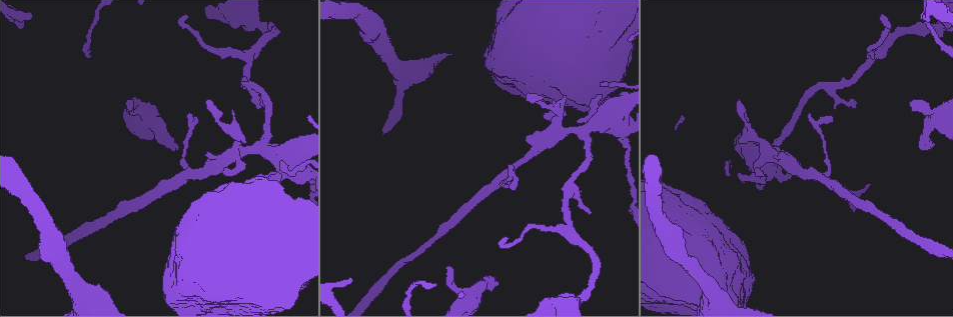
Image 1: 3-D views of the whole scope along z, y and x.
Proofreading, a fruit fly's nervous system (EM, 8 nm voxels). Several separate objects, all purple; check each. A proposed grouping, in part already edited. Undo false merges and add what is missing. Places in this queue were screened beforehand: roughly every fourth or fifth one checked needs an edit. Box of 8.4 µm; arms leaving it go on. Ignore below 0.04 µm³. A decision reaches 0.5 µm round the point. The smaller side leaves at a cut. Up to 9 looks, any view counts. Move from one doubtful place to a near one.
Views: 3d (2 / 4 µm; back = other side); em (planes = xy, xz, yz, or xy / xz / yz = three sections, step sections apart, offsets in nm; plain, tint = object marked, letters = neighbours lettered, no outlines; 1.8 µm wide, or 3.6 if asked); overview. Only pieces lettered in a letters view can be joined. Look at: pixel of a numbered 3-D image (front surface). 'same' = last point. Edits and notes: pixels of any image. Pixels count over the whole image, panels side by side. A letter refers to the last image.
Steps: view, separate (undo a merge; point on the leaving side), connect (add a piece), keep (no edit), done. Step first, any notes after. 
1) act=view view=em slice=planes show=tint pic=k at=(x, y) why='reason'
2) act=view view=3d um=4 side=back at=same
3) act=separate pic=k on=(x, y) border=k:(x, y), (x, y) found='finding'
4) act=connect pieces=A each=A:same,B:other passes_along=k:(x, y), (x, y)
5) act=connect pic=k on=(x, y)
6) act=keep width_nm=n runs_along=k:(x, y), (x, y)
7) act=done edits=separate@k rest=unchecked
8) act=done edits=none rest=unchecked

act=view view=3d um=4 pic=1 at=(178, 147) why='branch stops here'

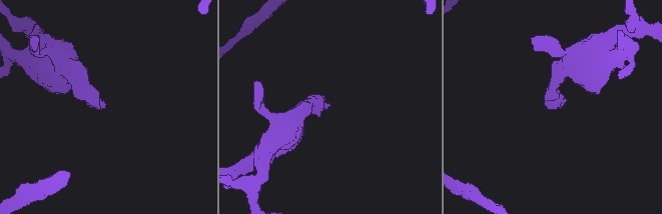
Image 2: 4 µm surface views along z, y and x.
act=view view=em slice=planes show=letters pic=2 at=(556, 107) why='shape alone is not enough'

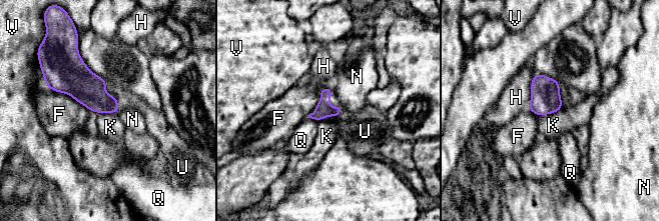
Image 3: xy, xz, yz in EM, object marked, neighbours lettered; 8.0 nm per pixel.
act=connect pieces=U width_nm=130 each=F:other,H:other,K:other,N:other,Q:other,U:same,V:other passes_along=3:(322, 109), (339, 113), (364, 131) found='it goes on there'

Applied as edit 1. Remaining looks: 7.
act=view view=overview

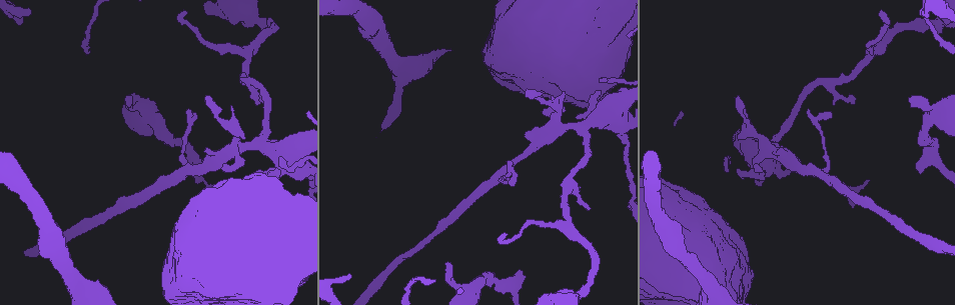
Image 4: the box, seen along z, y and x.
act=view view=3d um=2 pic=4 at=(856, 98) why='an open end'

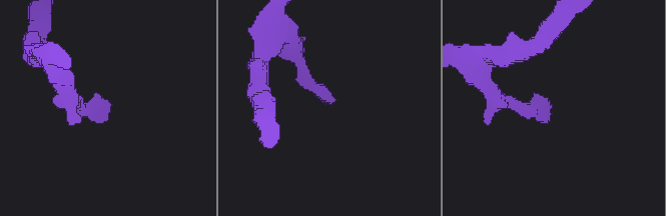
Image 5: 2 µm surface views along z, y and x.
act=view view=em slice=xz step=4 show=letters pic=5 at=(110, 103) why='now the EM'

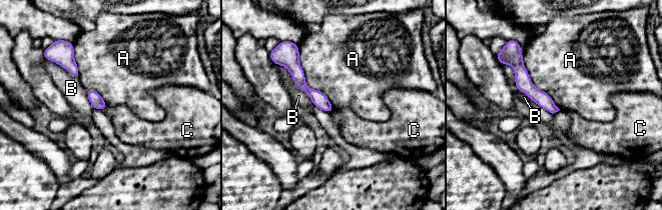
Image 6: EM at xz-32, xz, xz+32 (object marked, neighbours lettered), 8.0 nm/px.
act=keep width_nm=110 each=A:other,B:other,C:other runs_along=6:(295, 60), (299, 82), (330, 109) found='none of them fits'

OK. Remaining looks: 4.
act=view view=3d um=4 pic=4 at=(504, 234) why='an open end'

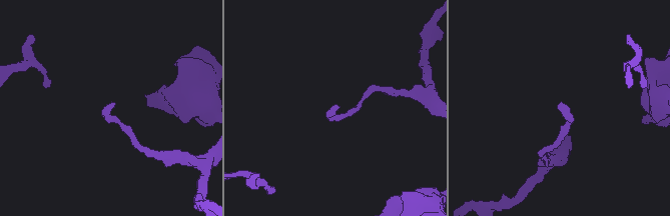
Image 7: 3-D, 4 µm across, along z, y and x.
act=view view=em slice=planes show=letters pic=7 at=(338, 106) why='need the tissue'

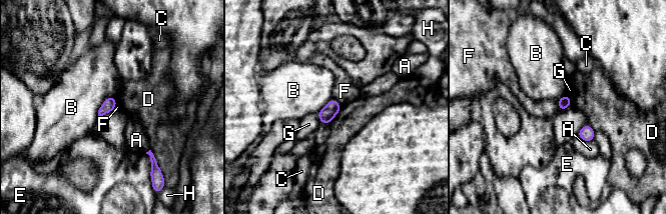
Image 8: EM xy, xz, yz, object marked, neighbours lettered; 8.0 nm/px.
act=keep each=A:other,B:other,C:other,D:other,E:other,F:other,G:other,H:other border=8:(556, 101), (559, 110) found='none of them fits'

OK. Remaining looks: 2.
act=view view=3d um=4 pic=4 at=(551, 97)

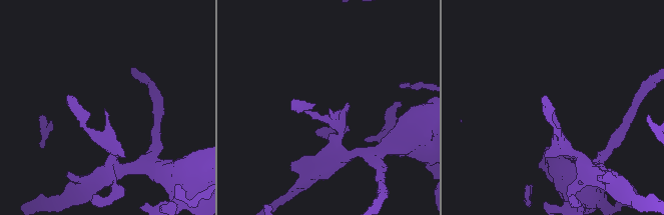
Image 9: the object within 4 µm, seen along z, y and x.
act=view view=em slice=planes show=letters pic=9 at=(104, 110) why='need the tissue'

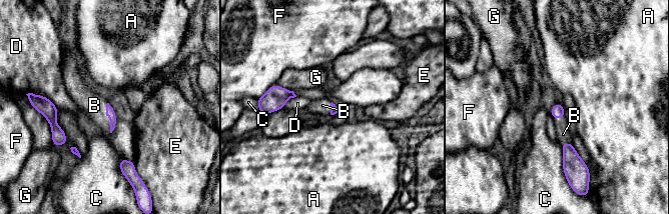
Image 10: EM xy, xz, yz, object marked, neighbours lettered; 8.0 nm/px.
act=connect pieces=B each=A:other,B:same,C:other,D:other,E:other,F:other,G:other passes_along=10:(110, 113), (107, 116), (94, 105) found='the neuron continues'

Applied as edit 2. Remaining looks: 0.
act=done edits=connect@3,connect@10 rest=unchecked

